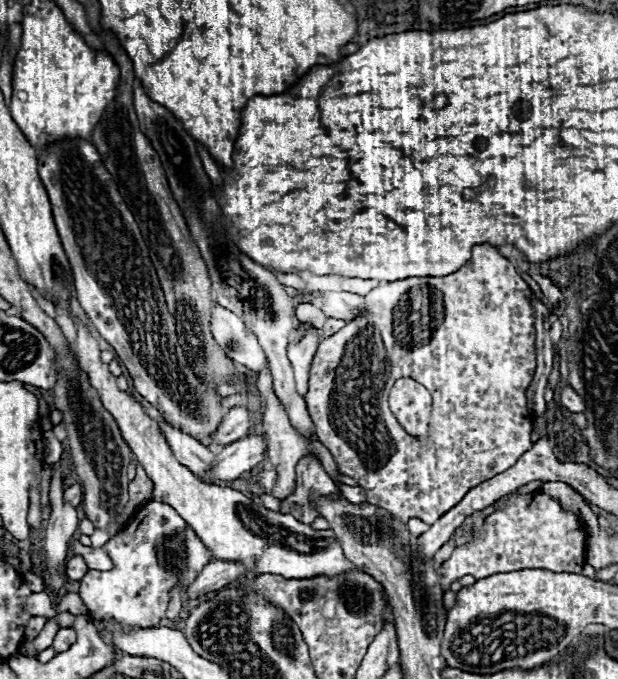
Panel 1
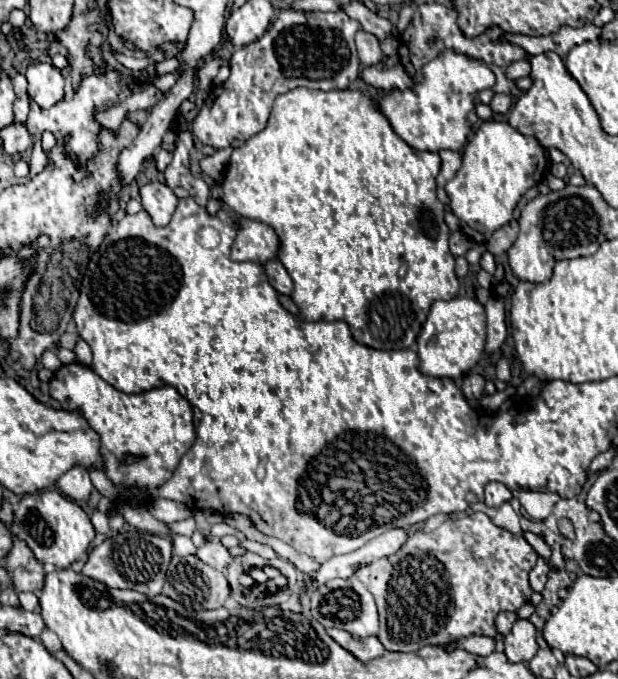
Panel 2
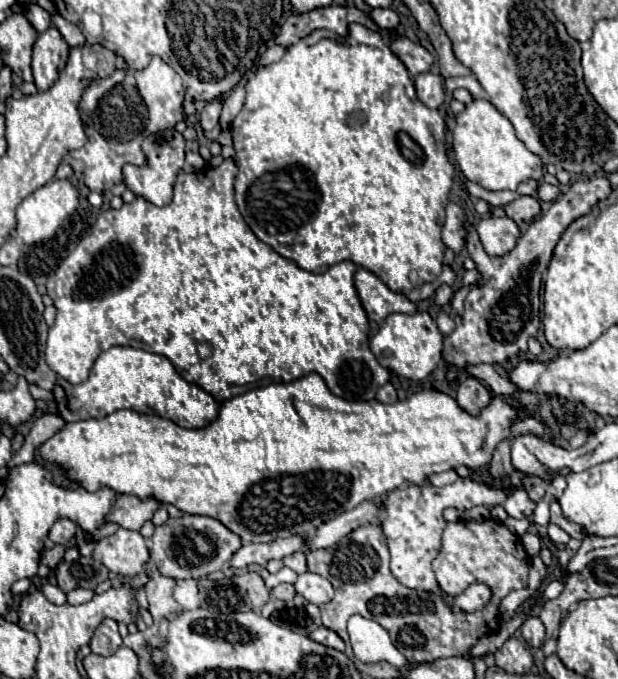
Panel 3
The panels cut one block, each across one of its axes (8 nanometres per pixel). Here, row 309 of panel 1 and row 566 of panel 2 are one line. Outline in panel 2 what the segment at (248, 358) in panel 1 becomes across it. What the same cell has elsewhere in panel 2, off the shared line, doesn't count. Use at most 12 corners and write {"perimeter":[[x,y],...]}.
{"perimeter":[[204,542],[196,556],[214,566],[226,570],[232,556],[220,542]]}

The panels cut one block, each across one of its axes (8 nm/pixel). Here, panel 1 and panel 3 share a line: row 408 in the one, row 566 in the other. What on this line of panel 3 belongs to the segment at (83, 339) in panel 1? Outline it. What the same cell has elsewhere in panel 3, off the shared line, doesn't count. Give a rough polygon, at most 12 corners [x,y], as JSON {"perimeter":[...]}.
{"perimeter":[[122,526],[79,552],[112,574],[144,572],[150,558],[142,534]]}

